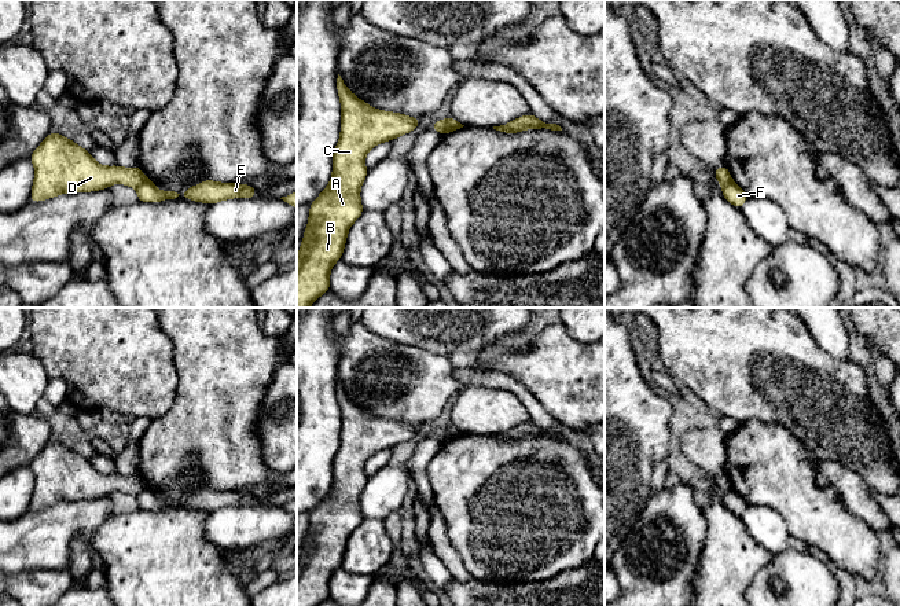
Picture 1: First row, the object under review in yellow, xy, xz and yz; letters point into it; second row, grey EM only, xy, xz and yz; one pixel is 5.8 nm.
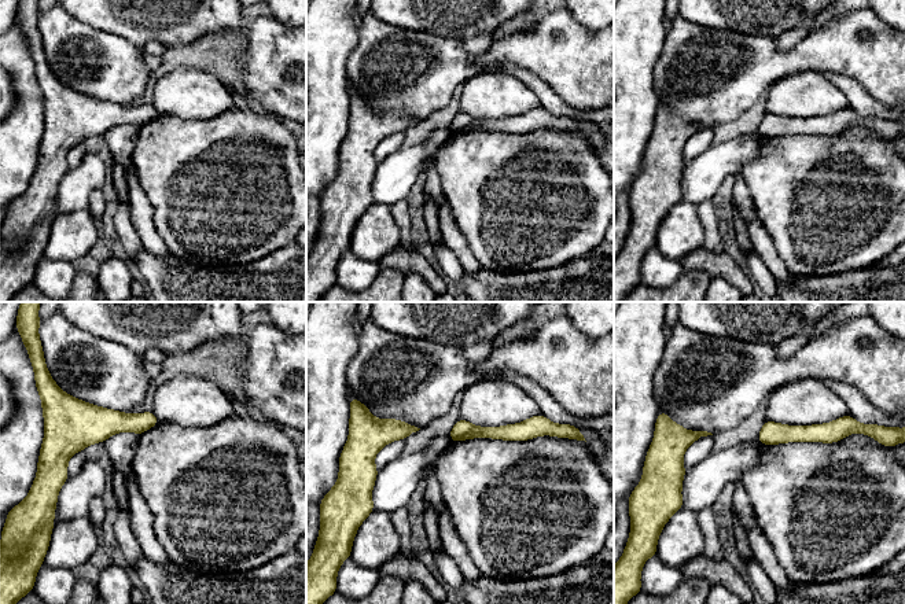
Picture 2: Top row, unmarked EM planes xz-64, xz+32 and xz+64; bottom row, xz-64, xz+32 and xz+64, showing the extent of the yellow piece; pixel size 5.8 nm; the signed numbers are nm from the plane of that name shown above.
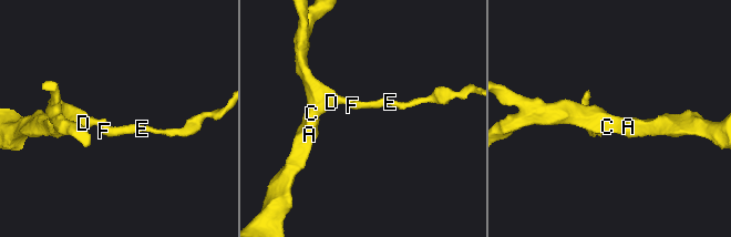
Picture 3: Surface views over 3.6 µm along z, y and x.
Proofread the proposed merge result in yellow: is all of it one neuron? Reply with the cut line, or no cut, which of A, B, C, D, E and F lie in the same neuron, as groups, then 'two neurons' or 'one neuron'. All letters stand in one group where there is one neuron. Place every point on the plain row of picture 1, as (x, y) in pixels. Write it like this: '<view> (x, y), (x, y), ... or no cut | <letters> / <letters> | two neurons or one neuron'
xz (451, 426), (443, 440) | A B C D / E F | two neurons

